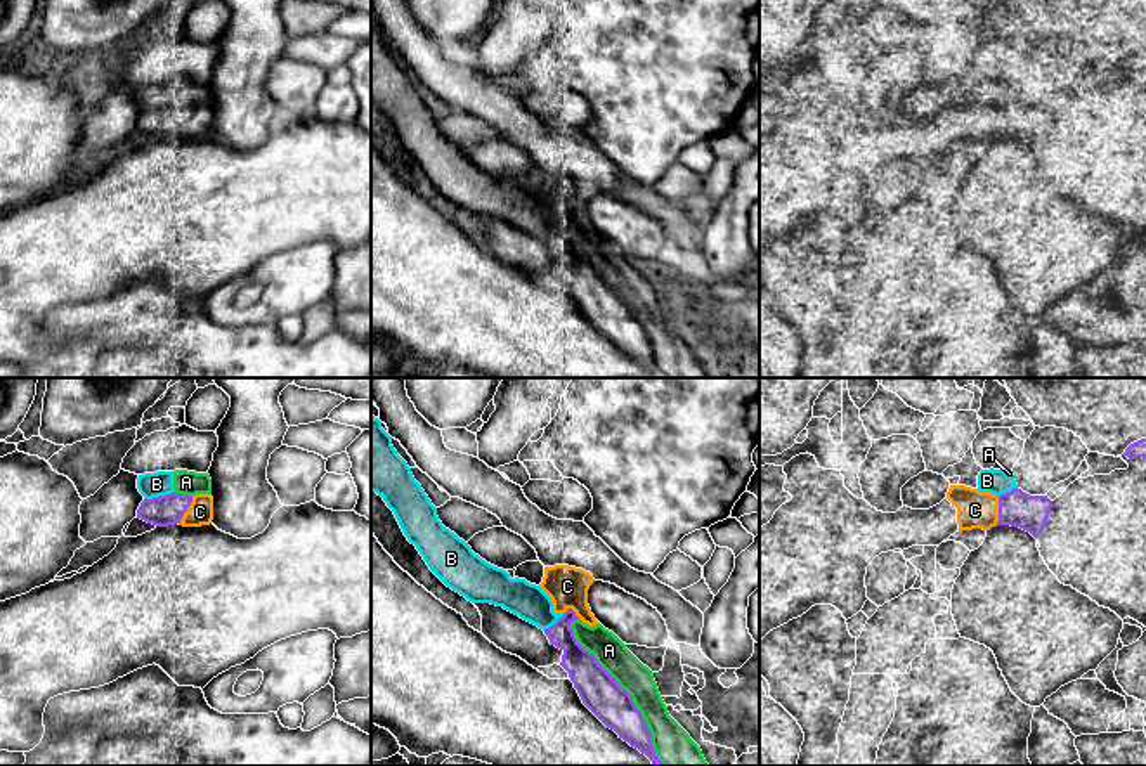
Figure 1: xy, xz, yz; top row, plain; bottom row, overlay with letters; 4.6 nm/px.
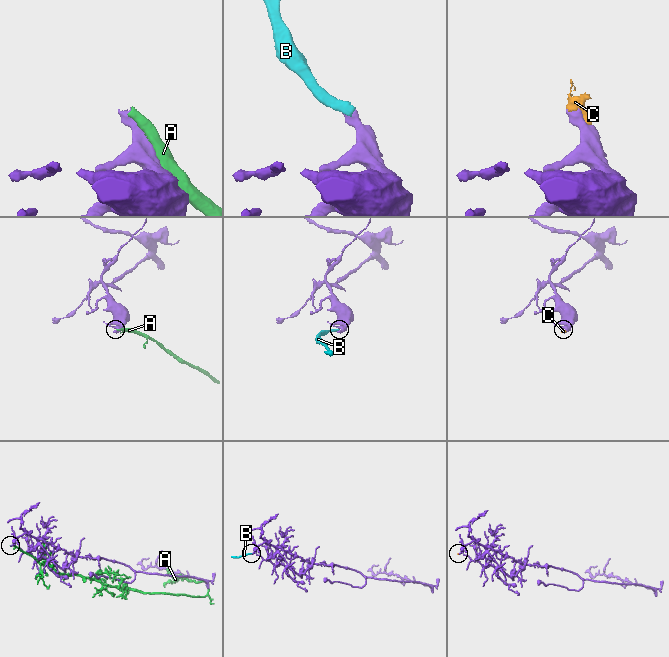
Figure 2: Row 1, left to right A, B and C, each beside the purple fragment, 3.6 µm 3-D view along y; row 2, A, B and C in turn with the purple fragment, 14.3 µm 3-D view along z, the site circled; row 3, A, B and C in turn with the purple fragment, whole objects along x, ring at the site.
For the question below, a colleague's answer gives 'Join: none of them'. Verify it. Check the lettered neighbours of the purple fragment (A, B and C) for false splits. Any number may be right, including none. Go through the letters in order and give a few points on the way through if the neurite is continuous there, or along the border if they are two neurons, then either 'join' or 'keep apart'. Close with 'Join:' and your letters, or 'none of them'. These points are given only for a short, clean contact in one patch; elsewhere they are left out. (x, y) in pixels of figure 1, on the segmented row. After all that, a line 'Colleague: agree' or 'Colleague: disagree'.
A: keep apart
B: keep apart
C: join
Join: C
Colleague: disagree

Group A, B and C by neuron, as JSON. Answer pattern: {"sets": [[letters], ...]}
{"sets": [["A", "B"], ["C"]]}

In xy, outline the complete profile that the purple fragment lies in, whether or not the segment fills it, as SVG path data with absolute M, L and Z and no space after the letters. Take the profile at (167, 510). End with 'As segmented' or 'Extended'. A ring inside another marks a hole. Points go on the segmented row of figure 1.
M177 492L144 499L137 510L137 518L156 527L184 525L201 527L213 520L212 494L182 496Z. Extended

